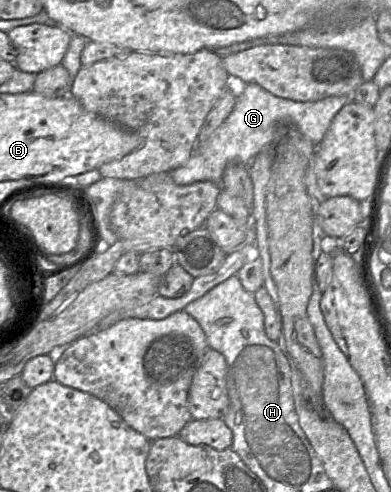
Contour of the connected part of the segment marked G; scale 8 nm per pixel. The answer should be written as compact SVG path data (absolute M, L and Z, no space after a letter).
M248 83L243 93L236 98L231 114L214 131L206 148L202 153L193 153L181 167L170 171L171 177L177 185L185 186L198 181L210 181L221 185L222 176L229 163L249 164L251 160L266 146L273 146L276 140L276 129L279 125L288 124L308 137L315 145L324 138L334 116L350 100L346 96L330 96L318 101L298 102L279 98L263 89L256 83Z

